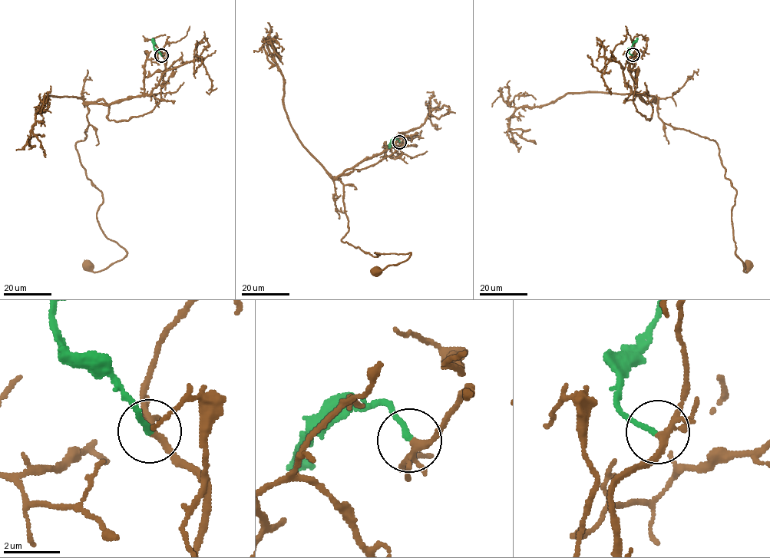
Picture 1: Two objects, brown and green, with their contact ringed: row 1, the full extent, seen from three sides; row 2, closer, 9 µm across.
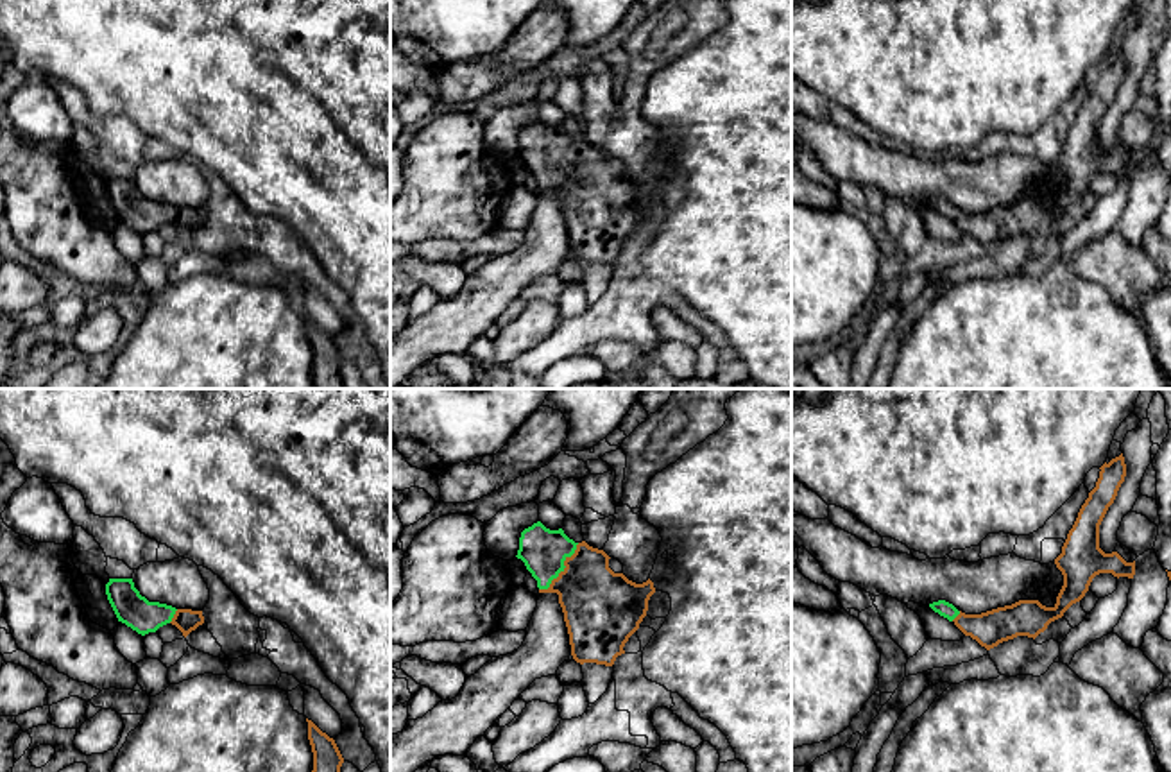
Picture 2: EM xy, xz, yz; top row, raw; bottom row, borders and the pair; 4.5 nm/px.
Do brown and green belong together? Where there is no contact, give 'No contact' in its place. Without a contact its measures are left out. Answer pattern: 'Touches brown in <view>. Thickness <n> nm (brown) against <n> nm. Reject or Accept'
Touches brown in xz. Thickness 360 nm (brown) against 200 nm. Accept

